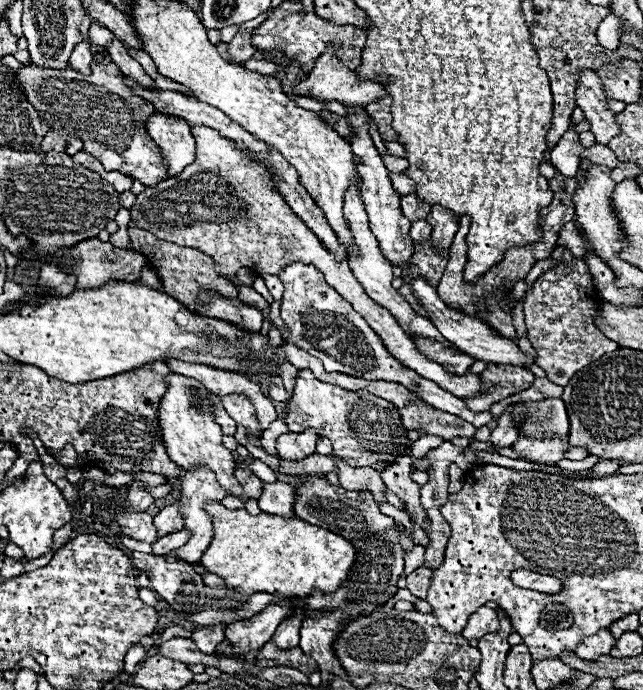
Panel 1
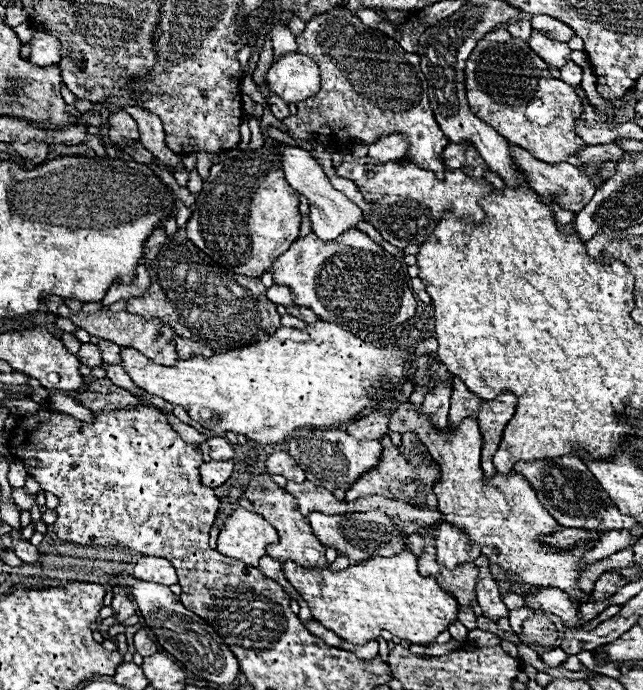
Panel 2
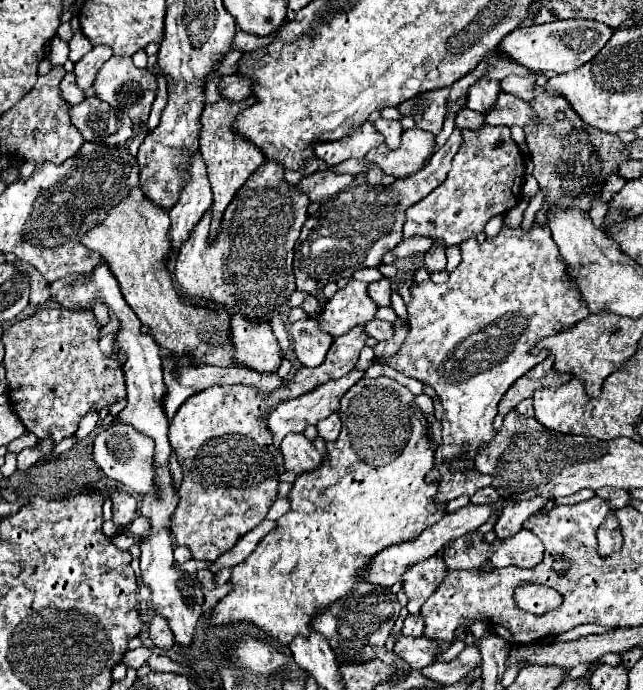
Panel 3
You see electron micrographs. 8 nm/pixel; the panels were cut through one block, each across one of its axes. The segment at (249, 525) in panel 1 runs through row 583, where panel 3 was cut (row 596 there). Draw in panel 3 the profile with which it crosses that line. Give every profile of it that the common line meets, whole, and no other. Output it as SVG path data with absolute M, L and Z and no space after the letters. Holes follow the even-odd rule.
M378 376L378 378L372 378L372 380L358 380L350 390L340 400L340 420L342 420L342 432L338 436L336 442L330 442L326 444L326 450L328 450L328 460L324 460L322 468L314 470L314 472L306 472L302 476L296 478L296 482L292 484L292 490L288 494L288 500L290 500L290 508L282 518L278 518L276 522L276 528L272 532L268 532L256 546L256 550L248 556L248 560L236 564L232 568L232 576L230 576L230 582L232 584L232 592L226 594L218 604L216 608L212 610L210 618L208 618L208 624L210 626L228 626L228 624L252 624L256 628L260 628L264 634L270 634L272 638L276 638L282 646L288 646L290 640L294 640L296 636L302 636L302 638L308 638L310 636L310 630L312 630L312 622L318 614L322 614L330 604L334 604L336 600L340 600L342 596L350 594L360 582L362 582L362 574L366 572L366 568L370 566L370 562L374 560L374 556L378 552L382 552L384 548L388 546L394 546L394 544L402 544L402 542L410 542L414 538L418 538L428 526L436 524L446 512L444 512L444 504L440 502L434 502L434 494L436 494L436 486L428 484L426 482L426 474L434 468L434 452L430 450L428 446L428 424L424 422L424 416L422 416L422 410L414 404L414 394L398 384L396 380L392 378L386 378L386 376Z

